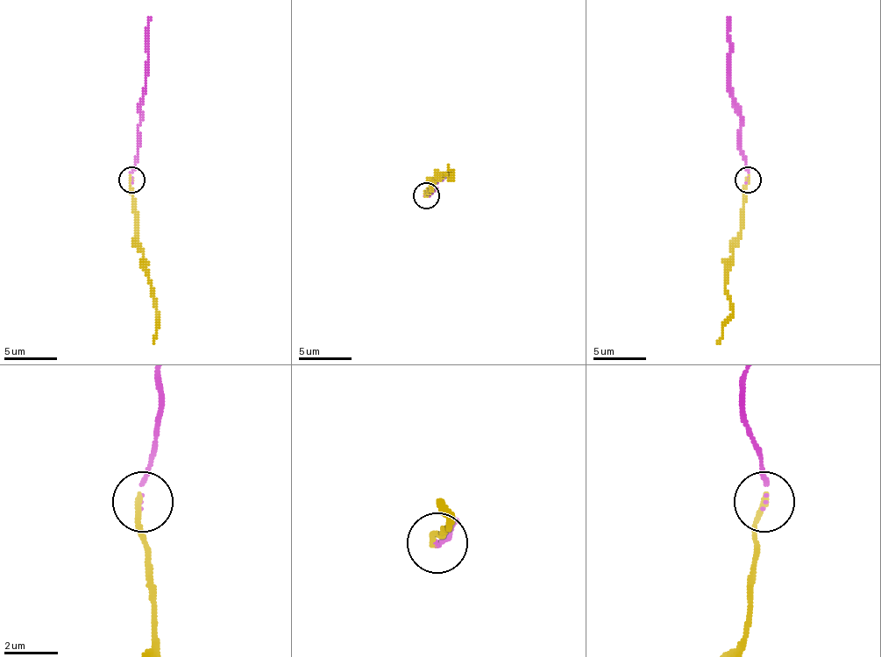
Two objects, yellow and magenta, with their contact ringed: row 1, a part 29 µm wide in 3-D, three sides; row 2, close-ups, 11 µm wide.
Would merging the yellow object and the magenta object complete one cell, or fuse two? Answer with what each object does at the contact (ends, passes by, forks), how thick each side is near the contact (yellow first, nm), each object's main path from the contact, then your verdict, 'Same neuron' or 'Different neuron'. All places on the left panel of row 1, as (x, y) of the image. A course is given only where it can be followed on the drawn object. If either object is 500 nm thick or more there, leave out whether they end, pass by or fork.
At the ring yellow ends. At the ring magenta ends. Thickness 220 nm (yellow) against 130 nm. Course of yellow: (132, 180), (135, 236), (143, 249), (156, 314), (153, 343). Course of magenta: (132, 180), (140, 107), (145, 86), (151, 17). Same neuron

